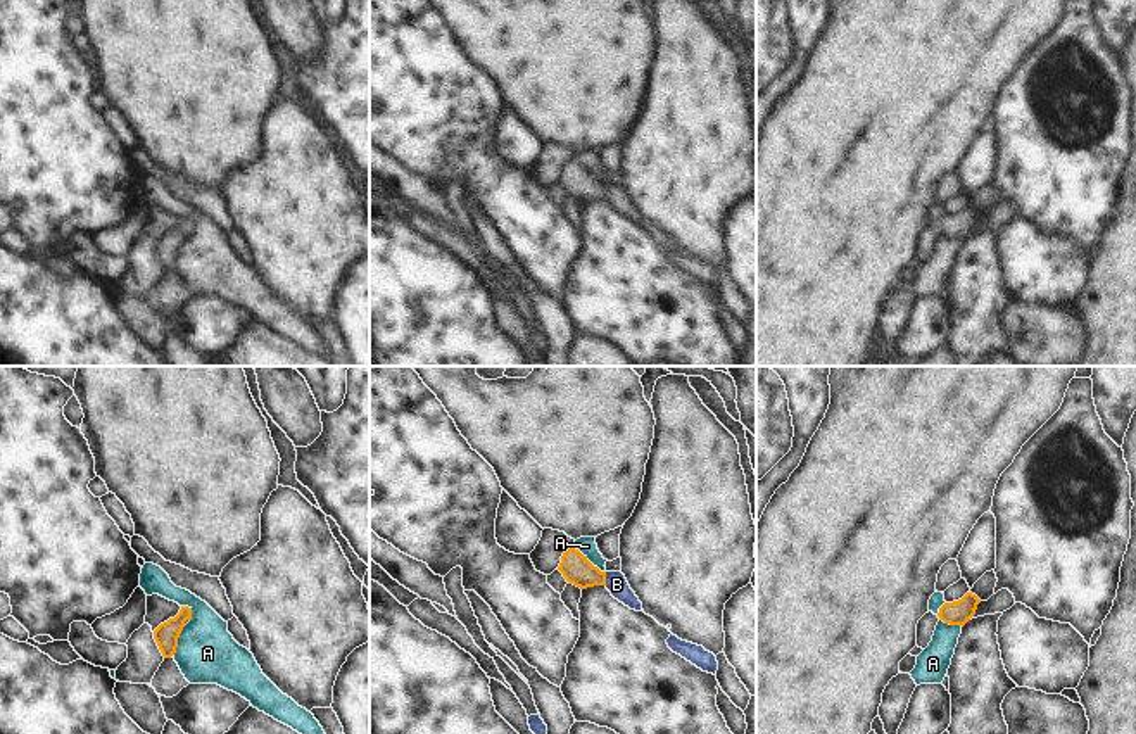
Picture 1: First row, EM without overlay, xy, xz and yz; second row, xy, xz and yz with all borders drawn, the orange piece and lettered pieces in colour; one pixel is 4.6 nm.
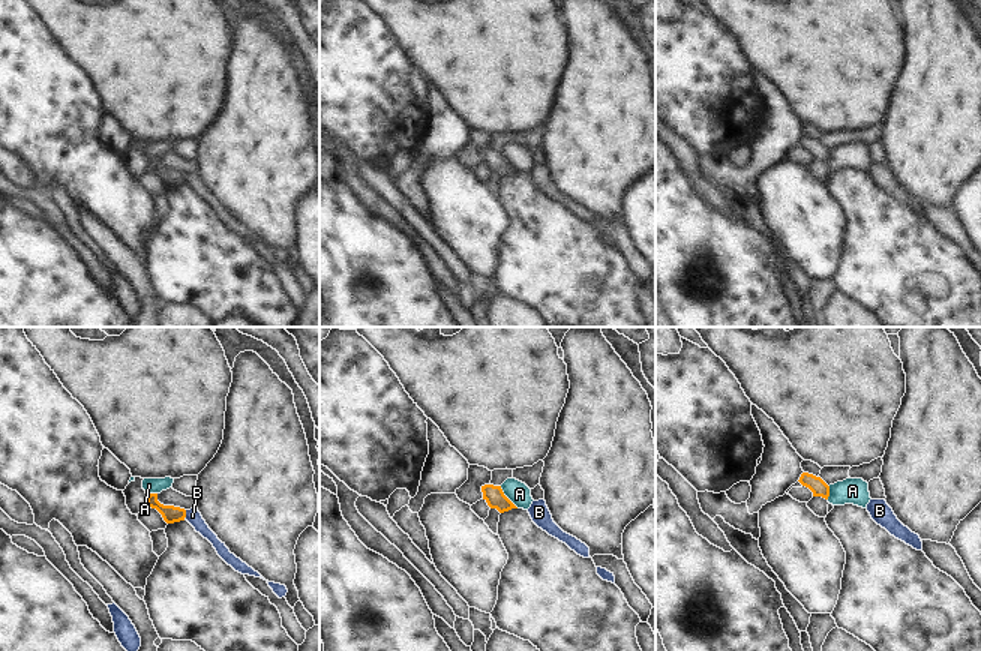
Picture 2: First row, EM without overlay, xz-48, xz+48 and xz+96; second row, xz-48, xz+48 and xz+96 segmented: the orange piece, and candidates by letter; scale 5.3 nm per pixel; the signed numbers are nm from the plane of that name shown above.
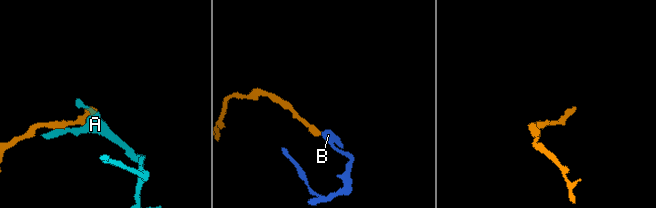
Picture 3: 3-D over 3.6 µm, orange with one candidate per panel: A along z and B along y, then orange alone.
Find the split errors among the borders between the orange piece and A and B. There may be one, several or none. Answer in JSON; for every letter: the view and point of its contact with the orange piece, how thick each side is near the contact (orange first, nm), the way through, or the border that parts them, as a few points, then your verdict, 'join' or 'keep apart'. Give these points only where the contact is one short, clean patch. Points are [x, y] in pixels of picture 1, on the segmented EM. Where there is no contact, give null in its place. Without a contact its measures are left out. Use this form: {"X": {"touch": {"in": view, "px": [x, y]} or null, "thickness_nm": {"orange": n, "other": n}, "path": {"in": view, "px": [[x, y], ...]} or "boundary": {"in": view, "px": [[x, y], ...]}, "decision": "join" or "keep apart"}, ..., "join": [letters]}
{"A": {"touch": {"in": "xz", "px": [587, 560]}, "thickness_nm": {"orange": 140, "other": 90}, "boundary": {"in": "xz", "px": [[574, 546], [605, 572]]}, "decision": "keep apart"}, "B": {"touch": {"in": "xz", "px": [605, 579]}, "thickness_nm": {"orange": 140, "other": 100}, "path": {"in": "xz", "px": [[575, 567], [586, 575], [605, 579], [617, 584]]}, "decision": "join"}, "join": ["B"]}

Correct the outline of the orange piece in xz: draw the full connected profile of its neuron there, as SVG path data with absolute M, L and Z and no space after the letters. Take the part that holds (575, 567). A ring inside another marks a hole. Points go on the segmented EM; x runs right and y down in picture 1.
M575 547L563 553L558 570L563 573L566 582L580 589L604 585L615 599L630 610L644 611L642 603L630 589L622 572L601 572Z

